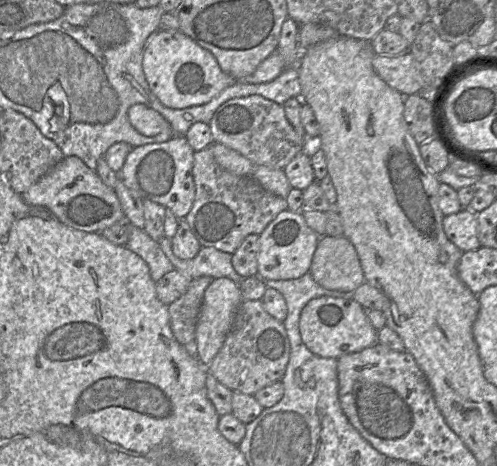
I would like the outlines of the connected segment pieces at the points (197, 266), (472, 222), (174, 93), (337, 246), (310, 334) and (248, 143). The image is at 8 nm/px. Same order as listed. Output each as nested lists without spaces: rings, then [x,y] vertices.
[[[163,237],[159,242],[161,249],[174,266],[188,278],[208,276],[213,279],[229,278],[239,284],[244,278],[232,265],[232,254],[219,251],[212,247],[201,247],[198,254],[189,260],[181,260],[172,251],[171,239]]]
[[[463,208],[455,214],[443,219],[443,230],[447,238],[462,252],[476,250],[481,247],[477,231],[477,214]]]
[[[158,29],[148,37],[143,49],[142,69],[152,93],[172,109],[203,105],[236,82],[222,71],[208,50],[180,30]]]
[[[320,236],[309,273],[323,288],[345,293],[353,293],[365,282],[357,252],[353,244],[344,236]]]
[[[319,297],[312,299],[301,312],[299,331],[308,350],[326,359],[339,359],[378,343],[378,331],[370,323],[366,310],[353,298]]]
[[[260,95],[234,98],[226,101],[215,111],[209,127],[214,142],[240,153],[251,162],[273,169],[283,170],[299,153],[305,150],[305,139],[301,137],[286,118],[283,105]]]

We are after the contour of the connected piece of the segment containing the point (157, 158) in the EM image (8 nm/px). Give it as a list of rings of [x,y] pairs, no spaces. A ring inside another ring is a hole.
[[[174,135],[166,142],[133,147],[118,173],[118,179],[141,199],[160,204],[178,219],[184,219],[191,210],[195,198],[192,174],[194,152],[182,135]]]

